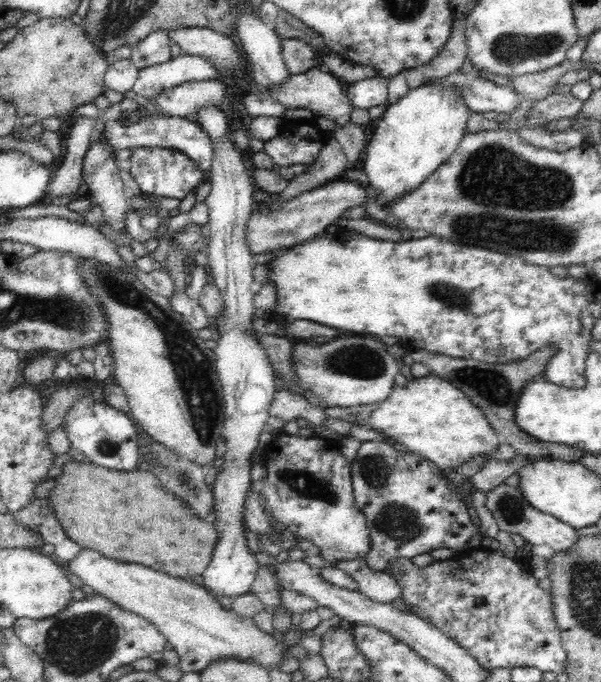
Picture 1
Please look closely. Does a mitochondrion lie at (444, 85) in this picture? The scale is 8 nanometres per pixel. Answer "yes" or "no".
no

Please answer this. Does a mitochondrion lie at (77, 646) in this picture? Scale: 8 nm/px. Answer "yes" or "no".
yes

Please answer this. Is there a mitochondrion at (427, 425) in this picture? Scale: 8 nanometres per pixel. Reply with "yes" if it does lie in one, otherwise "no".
no

